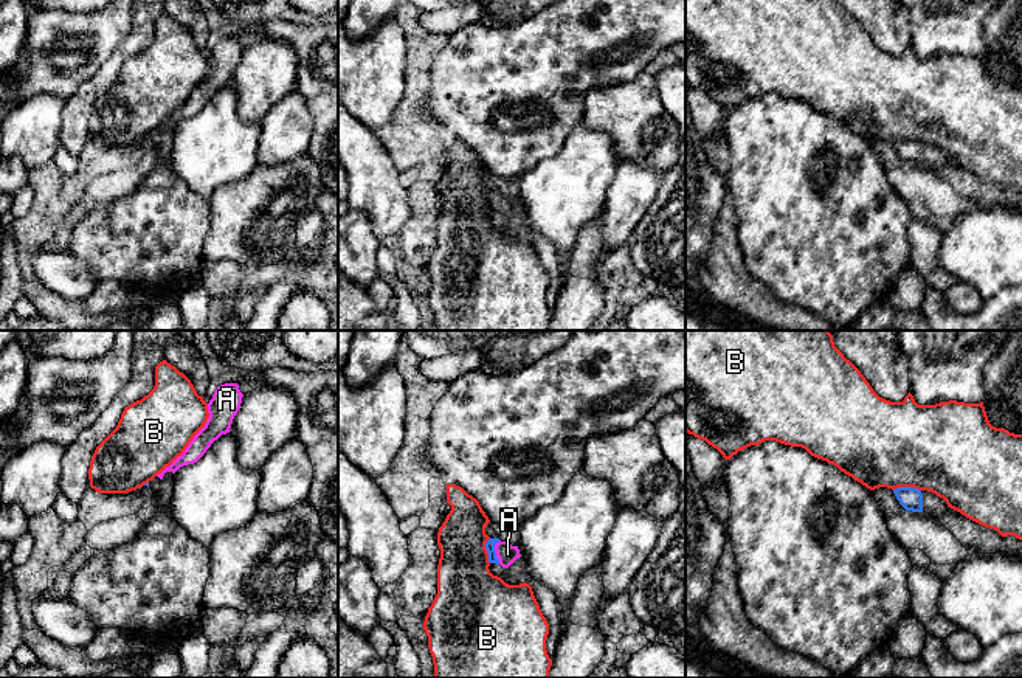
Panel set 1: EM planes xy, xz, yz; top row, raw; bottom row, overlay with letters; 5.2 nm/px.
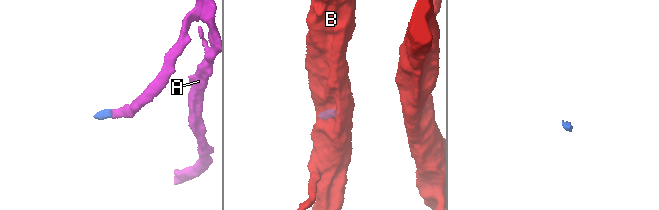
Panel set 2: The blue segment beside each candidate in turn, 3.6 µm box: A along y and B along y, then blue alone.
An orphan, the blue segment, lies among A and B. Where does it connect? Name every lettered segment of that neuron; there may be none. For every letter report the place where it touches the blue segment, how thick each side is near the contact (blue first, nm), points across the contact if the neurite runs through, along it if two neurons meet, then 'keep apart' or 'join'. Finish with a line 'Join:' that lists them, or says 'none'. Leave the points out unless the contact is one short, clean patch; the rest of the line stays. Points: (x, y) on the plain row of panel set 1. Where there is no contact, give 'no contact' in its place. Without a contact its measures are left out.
A: meets blue in xz at (495, 205); 50 nm thick on the blue side, 100 nm on the other; runs through xz (490, 197), (495, 205), (507, 207); join
B: meets blue in yz at (906, 140); 120 nm thick on the blue side, 440 nm on the other; border along yz (920, 141), (897, 140), (894, 143); keep apart
Join: A

